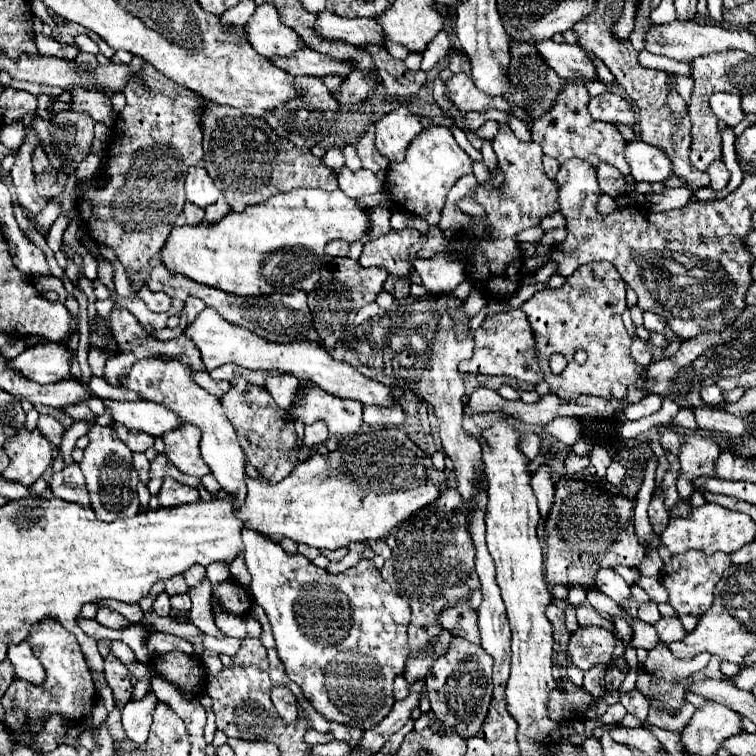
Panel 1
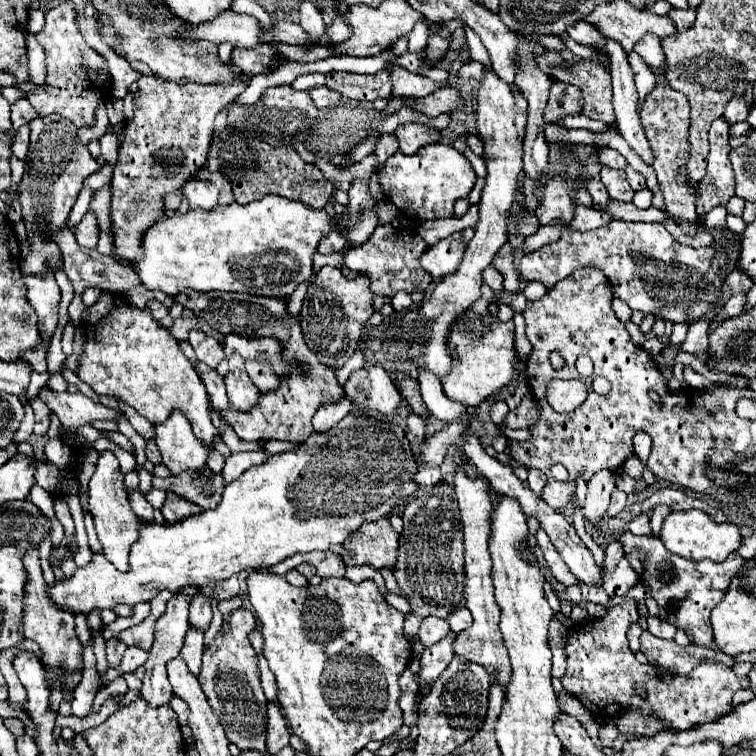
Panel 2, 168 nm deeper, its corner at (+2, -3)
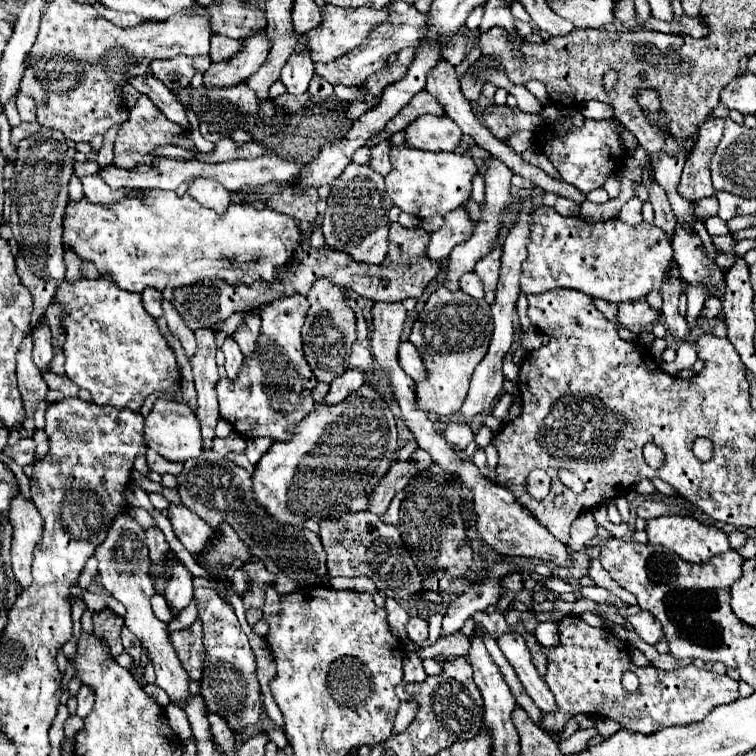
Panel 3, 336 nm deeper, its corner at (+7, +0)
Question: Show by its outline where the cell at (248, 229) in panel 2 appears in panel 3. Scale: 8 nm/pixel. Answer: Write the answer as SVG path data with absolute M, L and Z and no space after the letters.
M146 190L146 198L124 198L120 202L114 204L90 204L86 198L82 198L80 202L68 202L66 208L66 216L64 216L64 244L72 246L74 252L84 258L84 260L92 260L98 268L100 274L110 276L110 280L114 284L118 284L120 288L128 290L128 292L142 292L144 288L156 288L156 290L164 290L164 288L182 288L182 286L192 286L192 284L200 284L204 280L224 280L226 284L252 284L252 280L276 280L276 272L280 268L284 268L284 264L288 264L288 260L292 260L292 248L296 248L296 244L302 238L302 230L298 228L296 220L292 216L280 214L276 210L270 208L254 208L252 204L242 204L242 202L232 202L228 206L228 210L224 214L216 214L208 208L202 208L198 202L194 202L188 194L184 194L182 198L176 192L166 192L166 190Z

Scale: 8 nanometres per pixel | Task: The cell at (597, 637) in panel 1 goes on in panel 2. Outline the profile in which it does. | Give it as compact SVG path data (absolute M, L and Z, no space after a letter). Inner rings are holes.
M629 599L615 605L599 619L589 619L573 625L567 635L565 661L567 669L561 679L563 691L577 697L585 709L597 719L609 719L619 711L635 709L645 717L657 717L667 729L685 731L697 723L717 719L731 707L731 697L739 689L749 689L749 677L737 677L731 667L723 663L699 663L687 675L669 673L657 665L641 665L629 649L625 637L627 627L639 619L637 601ZM635 685L643 685L647 695L635 695Z

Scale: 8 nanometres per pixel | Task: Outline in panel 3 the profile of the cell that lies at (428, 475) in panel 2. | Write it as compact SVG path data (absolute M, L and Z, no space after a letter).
M405 489L400 490L392 500L392 504L388 506L388 510L380 516L386 524L398 524L398 512L400 512L400 506L402 505L402 500L404 500L403 495L405 495Z

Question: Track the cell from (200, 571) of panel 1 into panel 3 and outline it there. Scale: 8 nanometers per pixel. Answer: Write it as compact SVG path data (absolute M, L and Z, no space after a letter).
M196 618L194 624L190 624L190 628L184 630L176 630L170 634L172 646L182 662L182 666L186 668L188 676L192 680L200 682L200 674L202 674L202 662L204 662L204 636L202 636L202 624Z

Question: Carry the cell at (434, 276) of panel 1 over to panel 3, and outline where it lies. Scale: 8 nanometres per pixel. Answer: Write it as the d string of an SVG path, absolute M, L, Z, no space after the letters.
M464 206L448 212L444 216L444 226L430 234L430 244L426 250L428 258L432 262L440 262L440 260L448 258L448 254L452 252L452 248L456 244L460 244L472 236L472 230L474 230L474 222L466 214Z

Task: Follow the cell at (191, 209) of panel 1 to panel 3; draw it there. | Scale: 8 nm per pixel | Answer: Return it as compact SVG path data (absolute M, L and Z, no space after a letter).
M86 176L82 178L82 186L84 186L84 196L86 200L90 200L92 204L98 204L98 200L122 200L122 198L144 198L146 190L138 190L138 188L120 188L120 190L112 190L108 188L108 184L100 178L100 176Z

